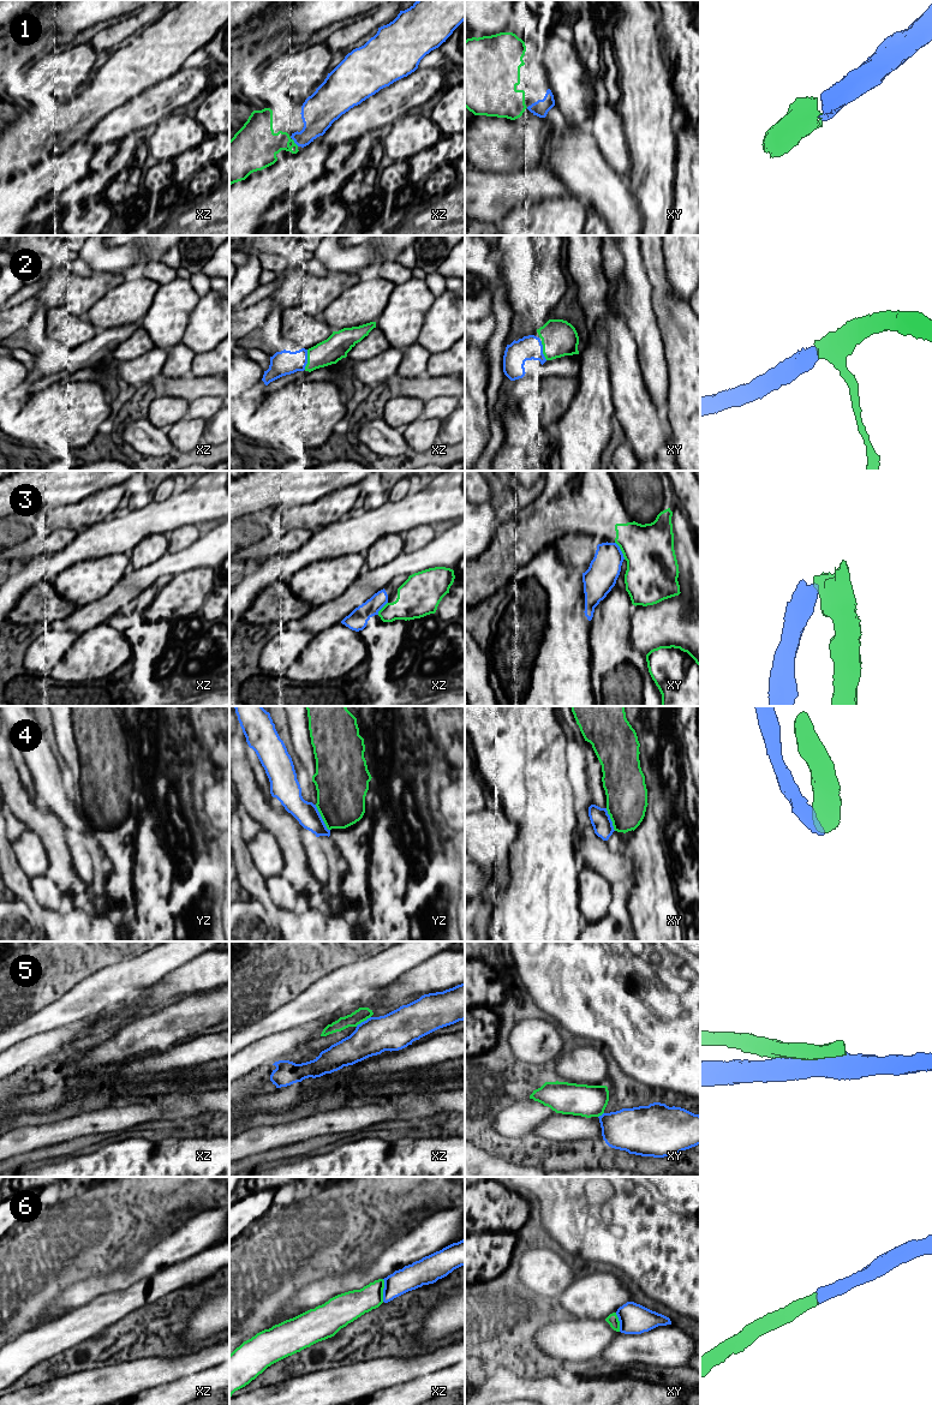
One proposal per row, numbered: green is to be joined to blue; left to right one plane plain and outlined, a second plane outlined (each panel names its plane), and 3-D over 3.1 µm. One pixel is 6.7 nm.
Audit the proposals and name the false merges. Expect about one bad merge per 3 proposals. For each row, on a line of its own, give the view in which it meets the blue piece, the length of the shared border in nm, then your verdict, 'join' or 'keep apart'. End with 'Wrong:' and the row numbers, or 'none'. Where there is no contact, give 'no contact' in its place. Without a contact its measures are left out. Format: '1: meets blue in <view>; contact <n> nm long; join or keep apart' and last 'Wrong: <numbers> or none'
1: meets blue in xz; contact 90 nm long; join
2: meets blue in xz; contact 140 nm long; join
3: meets blue in xy; contact 140 nm long; keep apart
4: meets blue in yz; contact 200 nm long; keep apart
5: meets blue in xz; contact 120 nm long; keep apart
6: meets blue in xz; contact 150 nm long; join
Wrong: 3, 4, 5

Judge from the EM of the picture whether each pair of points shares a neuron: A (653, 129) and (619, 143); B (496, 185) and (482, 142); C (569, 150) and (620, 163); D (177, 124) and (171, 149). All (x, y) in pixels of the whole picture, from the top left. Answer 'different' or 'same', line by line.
A: different
B: different
C: different
D: same

